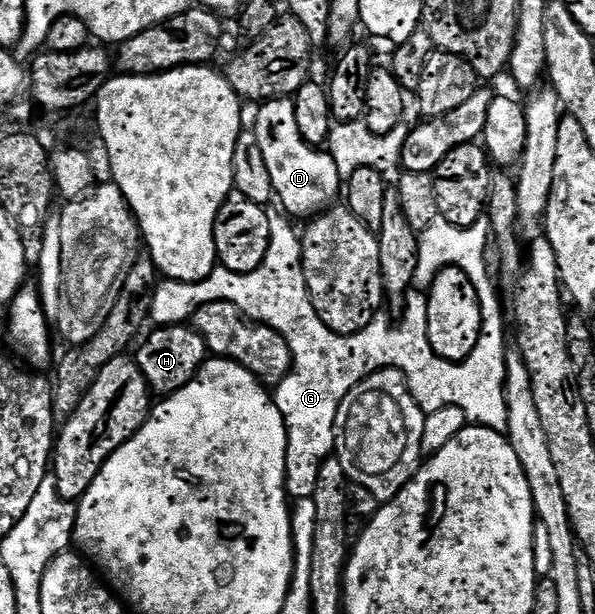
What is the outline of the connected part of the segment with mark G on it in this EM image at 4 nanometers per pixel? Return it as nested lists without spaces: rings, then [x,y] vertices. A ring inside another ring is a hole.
[[[267,210],[267,217],[271,223],[271,239],[267,256],[258,269],[236,273],[220,265],[208,278],[198,283],[161,280],[153,295],[150,319],[158,327],[179,326],[189,322],[205,304],[228,301],[239,307],[247,319],[276,329],[276,333],[288,341],[294,365],[288,377],[284,377],[284,381],[273,388],[272,398],[286,426],[286,492],[297,501],[314,497],[320,465],[324,465],[324,461],[335,454],[337,410],[355,385],[376,371],[397,369],[405,375],[412,397],[423,411],[426,407],[426,391],[422,391],[418,383],[430,383],[430,371],[434,371],[434,367],[426,367],[426,363],[434,363],[437,354],[430,355],[430,351],[426,351],[427,296],[418,289],[409,292],[399,327],[393,327],[386,313],[380,313],[364,330],[354,335],[337,335],[328,329],[328,325],[320,321],[306,288],[299,228],[294,228],[294,223],[281,210]]]

